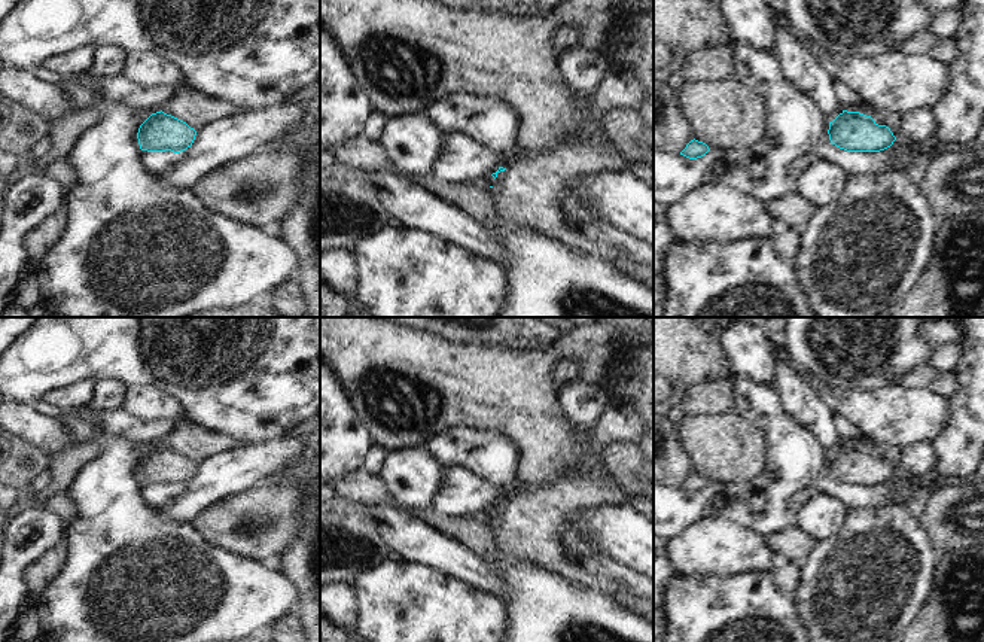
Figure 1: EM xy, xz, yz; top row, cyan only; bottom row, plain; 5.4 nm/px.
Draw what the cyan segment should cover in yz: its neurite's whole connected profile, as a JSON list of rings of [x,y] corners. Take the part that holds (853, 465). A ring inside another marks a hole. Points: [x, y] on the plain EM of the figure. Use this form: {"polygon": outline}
{"polygon": [[[843,444],[829,456],[829,474],[847,486],[880,486],[893,478],[896,471],[886,459],[878,459],[871,450]]]}

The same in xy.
{"polygon": [[[161,445],[152,447],[138,462],[141,484],[180,487],[192,480],[197,465],[186,456]]]}

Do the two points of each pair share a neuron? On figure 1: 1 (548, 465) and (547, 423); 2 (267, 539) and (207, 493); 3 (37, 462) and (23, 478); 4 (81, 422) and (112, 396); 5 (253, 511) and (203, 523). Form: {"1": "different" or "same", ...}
{"1": "same", "2": "different", "3": "same", "4": "same", "5": "same"}

